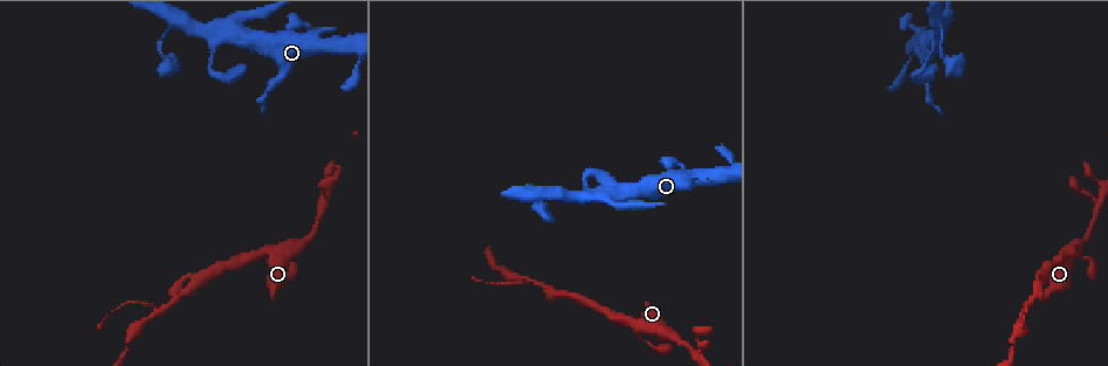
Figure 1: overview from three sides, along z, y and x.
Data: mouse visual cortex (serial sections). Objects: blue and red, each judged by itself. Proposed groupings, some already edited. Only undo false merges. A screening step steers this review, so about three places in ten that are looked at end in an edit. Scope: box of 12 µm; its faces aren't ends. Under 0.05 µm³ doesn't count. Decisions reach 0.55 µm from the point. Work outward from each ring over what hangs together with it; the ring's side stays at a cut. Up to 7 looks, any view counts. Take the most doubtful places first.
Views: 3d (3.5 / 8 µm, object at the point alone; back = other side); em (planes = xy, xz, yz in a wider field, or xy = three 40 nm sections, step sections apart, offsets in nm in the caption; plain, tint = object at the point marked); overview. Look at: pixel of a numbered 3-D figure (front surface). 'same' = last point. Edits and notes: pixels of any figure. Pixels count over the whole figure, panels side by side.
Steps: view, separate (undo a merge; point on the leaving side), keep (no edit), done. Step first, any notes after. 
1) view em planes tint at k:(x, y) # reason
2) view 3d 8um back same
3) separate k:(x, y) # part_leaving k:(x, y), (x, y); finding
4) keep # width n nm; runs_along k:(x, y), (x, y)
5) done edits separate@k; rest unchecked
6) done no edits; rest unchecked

view 3d 3.5um back at 1:(645, 340) # calibre changes

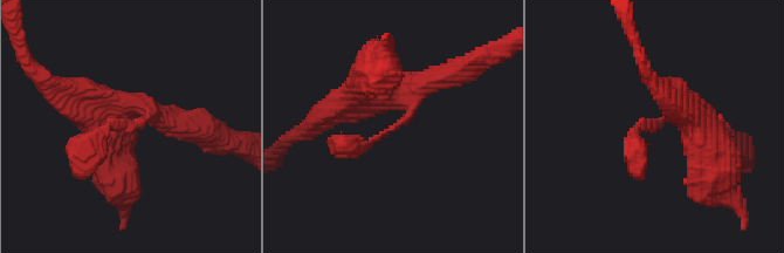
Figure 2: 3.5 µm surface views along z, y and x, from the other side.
view em xy step 2 tint at 2:(653, 125)

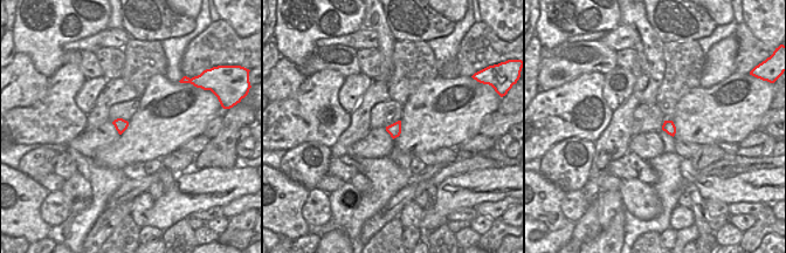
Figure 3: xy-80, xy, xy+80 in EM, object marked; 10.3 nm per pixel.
keep # width 140 nm; runs_along 2:(696, 113), (639, 124), (639, 175); continuous, no second cell

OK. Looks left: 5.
view 3d 3.5um at 1:(599, 195) # thin arm on a thick one

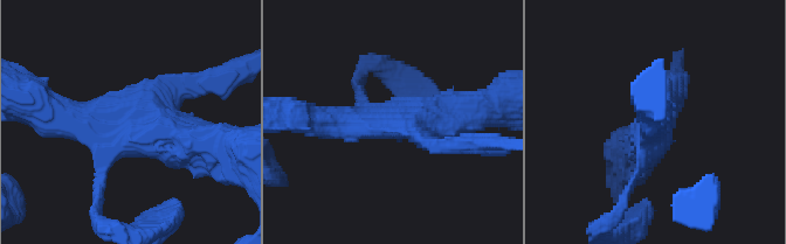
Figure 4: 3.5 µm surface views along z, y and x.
keep # runs_along 4:(214, 143), (60, 118); all the same cell

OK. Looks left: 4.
view em xy step 5 tint at 1:(553, 293)

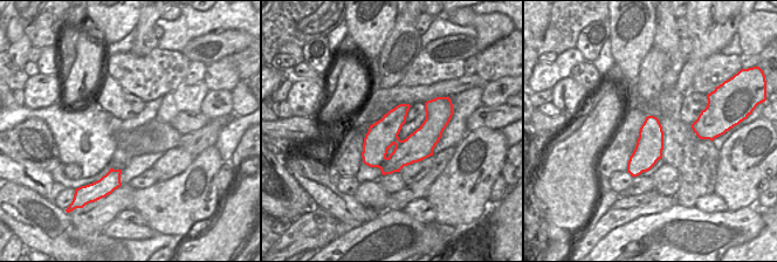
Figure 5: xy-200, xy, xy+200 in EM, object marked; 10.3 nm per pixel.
view 3d 3.5um same

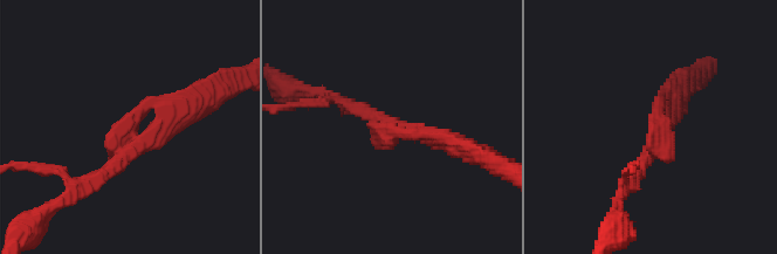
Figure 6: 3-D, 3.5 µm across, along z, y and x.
keep # width 400 nm; runs_along 6:(200, 98), (77, 192); one cell here

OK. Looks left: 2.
done no edits; rest unchecked

